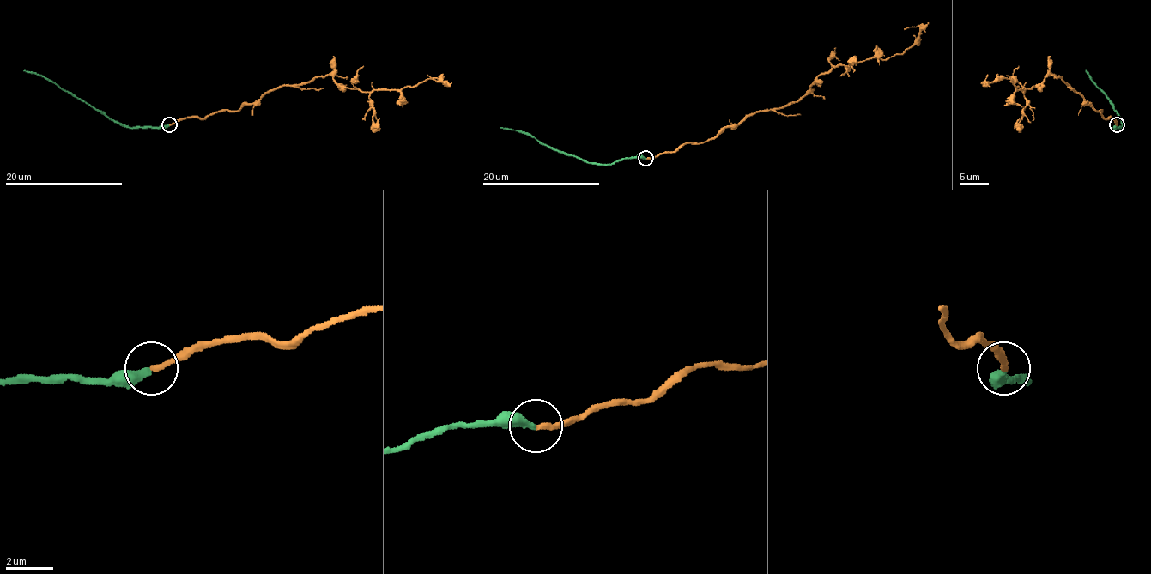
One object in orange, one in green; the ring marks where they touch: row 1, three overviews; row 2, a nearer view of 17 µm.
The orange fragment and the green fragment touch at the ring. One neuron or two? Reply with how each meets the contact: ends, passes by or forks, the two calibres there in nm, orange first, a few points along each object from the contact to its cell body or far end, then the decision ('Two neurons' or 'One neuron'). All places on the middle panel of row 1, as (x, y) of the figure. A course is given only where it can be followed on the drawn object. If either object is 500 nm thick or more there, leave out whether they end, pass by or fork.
At the ring orange ends. At the ring green ends. Thickness 240 nm (orange) against 360 nm. Course of orange: (645, 158), (714, 138), (747, 117), (796, 102), (819, 75), (839, 65), (899, 55), (919, 28), (905, 30). Course of green: (645, 158), (623, 158), (611, 164), (588, 164), (576, 156), (554, 150), (518, 131), (499, 127). One neuron

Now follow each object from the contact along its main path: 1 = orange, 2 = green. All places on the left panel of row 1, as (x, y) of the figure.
1: (168, 125), (238, 110), (281, 85), (320, 76), (363, 91), (436, 78), (442, 84), (427, 75)
2: (168, 125), (126, 128), (42, 76), (23, 70)

